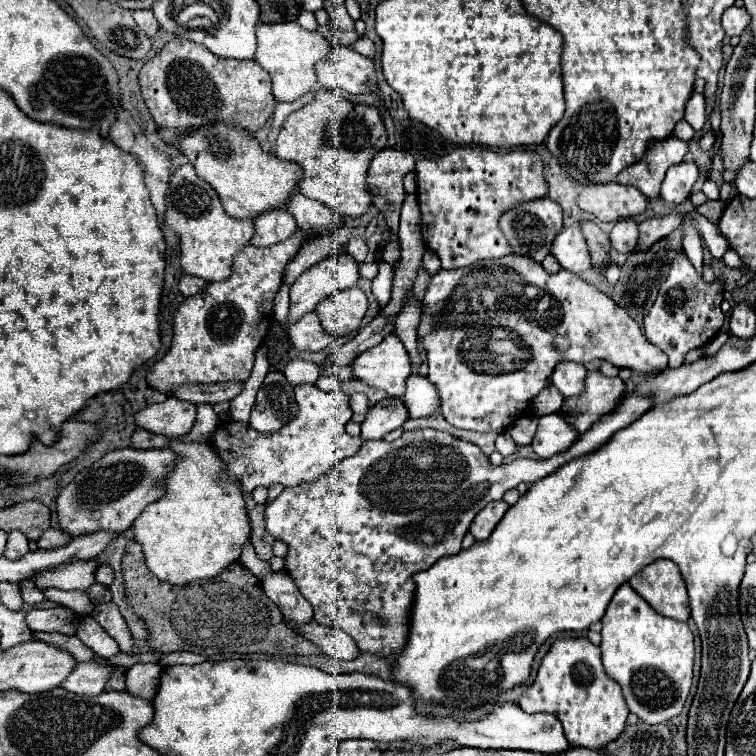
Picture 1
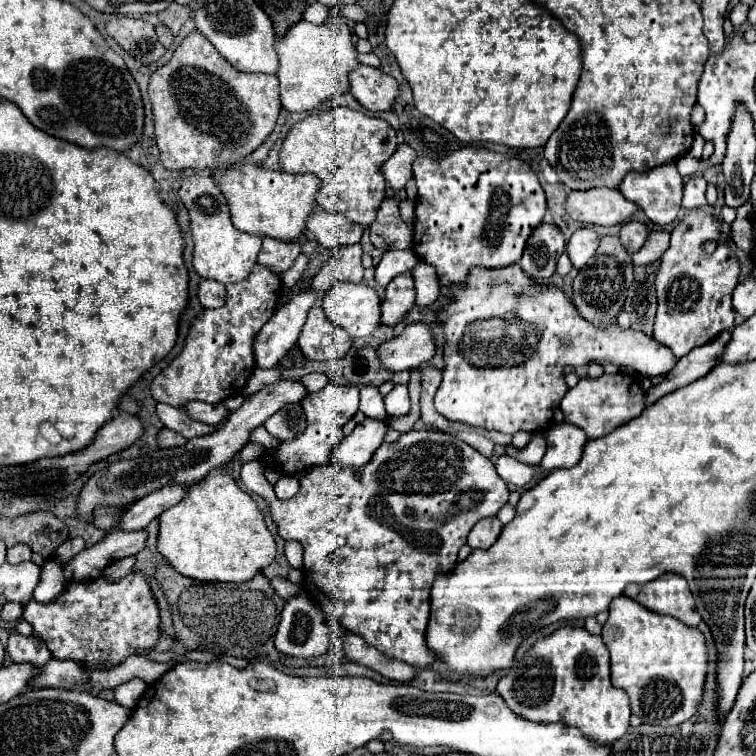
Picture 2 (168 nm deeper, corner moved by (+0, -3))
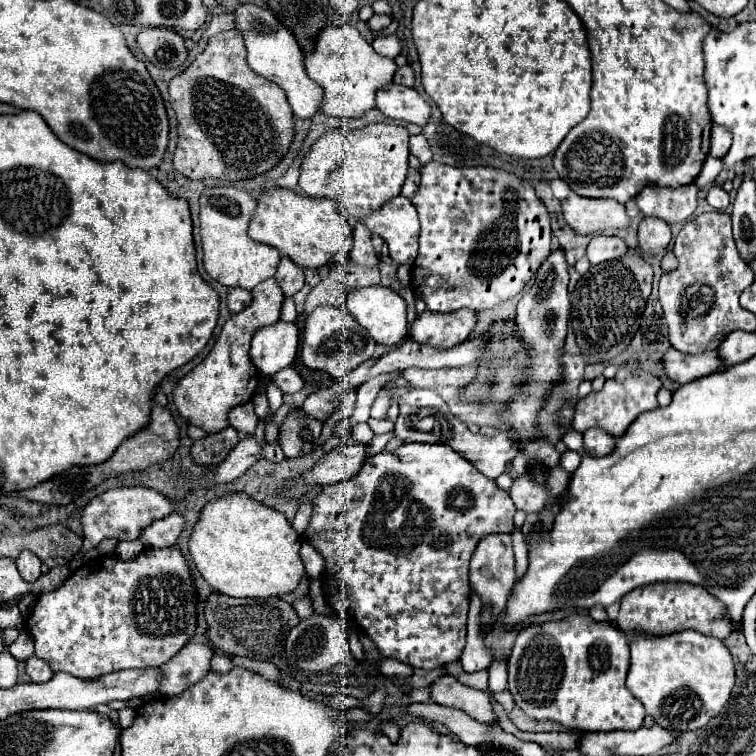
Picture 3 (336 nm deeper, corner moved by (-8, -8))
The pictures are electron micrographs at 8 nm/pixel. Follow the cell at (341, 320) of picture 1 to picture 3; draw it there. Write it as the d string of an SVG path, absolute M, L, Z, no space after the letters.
M369 286L369 288L351 288L347 292L347 310L355 318L357 324L367 328L371 338L379 344L393 346L407 334L407 306L405 300L393 292L391 288L383 286Z

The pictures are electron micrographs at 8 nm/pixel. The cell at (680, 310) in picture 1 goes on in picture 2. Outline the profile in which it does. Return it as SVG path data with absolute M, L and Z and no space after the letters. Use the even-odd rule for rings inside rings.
M701 209L687 211L687 215L679 221L679 225L671 231L671 247L661 257L661 265L659 265L659 271L655 275L655 291L657 291L659 307L657 307L653 337L659 343L663 343L665 347L669 347L677 359L687 355L695 347L709 343L717 333L727 331L735 325L735 311L731 305L731 293L733 293L735 285L739 283L741 265L739 265L737 255L727 245L729 239L731 239L731 225L717 219L711 213L701 211ZM707 241L717 243L717 249L713 255L703 253L703 245Z

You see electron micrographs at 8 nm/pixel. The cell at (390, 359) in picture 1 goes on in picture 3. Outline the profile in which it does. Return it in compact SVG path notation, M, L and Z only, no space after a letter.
M425 310L411 324L411 336L417 344L429 346L435 350L449 350L461 344L473 330L477 322L475 310L455 310L449 314Z

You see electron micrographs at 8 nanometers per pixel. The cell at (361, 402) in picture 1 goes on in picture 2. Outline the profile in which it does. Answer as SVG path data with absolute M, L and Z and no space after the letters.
M373 385L361 387L361 407L359 409L371 419L383 421L387 417L387 411L385 411L385 405L383 405L383 397L377 391L377 387L373 387Z

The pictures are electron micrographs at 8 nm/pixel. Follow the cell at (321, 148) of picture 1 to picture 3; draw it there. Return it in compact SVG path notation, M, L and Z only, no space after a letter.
M367 124L359 130L353 130L349 134L343 134L341 128L329 130L323 136L315 140L315 144L309 148L301 162L301 174L299 174L299 192L307 196L327 196L335 198L341 204L341 210L345 216L353 220L361 220L375 212L375 208L381 208L387 200L399 196L401 186L407 176L407 160L409 160L409 132L403 126L397 124Z

